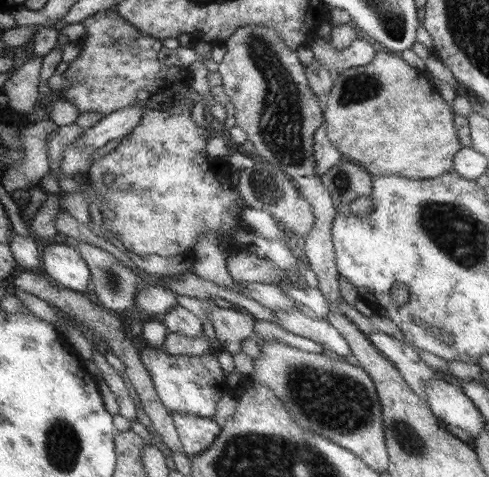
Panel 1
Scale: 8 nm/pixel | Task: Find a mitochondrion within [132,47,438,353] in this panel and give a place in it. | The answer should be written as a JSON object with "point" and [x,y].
{"point":[357,88]}

